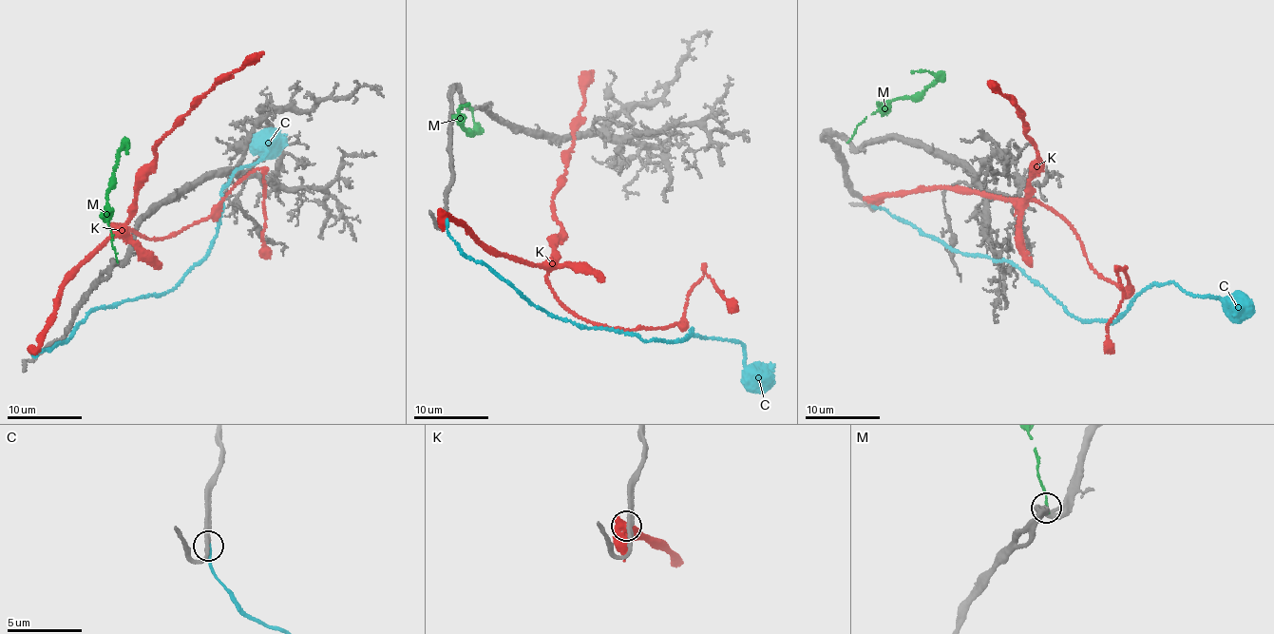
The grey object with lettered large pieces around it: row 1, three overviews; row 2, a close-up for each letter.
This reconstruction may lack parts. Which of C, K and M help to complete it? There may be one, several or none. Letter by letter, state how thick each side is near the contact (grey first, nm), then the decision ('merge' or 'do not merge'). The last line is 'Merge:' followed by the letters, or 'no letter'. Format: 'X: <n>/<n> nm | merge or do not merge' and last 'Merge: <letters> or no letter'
C: 280/280 nm | merge
K: 320/500 nm | do not merge
M: 400/150 nm | do not merge
Merge: C

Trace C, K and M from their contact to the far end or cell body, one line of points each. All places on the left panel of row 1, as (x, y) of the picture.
C: (35, 355), (67, 338), (91, 311), (177, 288), (210, 248), (235, 171), (258, 163), (274, 137)
K: (37, 352), (55, 300), (109, 240), (113, 222), (149, 239), (176, 235), (207, 220), (261, 169), (267, 255)
M: (117, 259), (104, 213), (106, 193), (120, 148), (126, 144), (126, 154)

